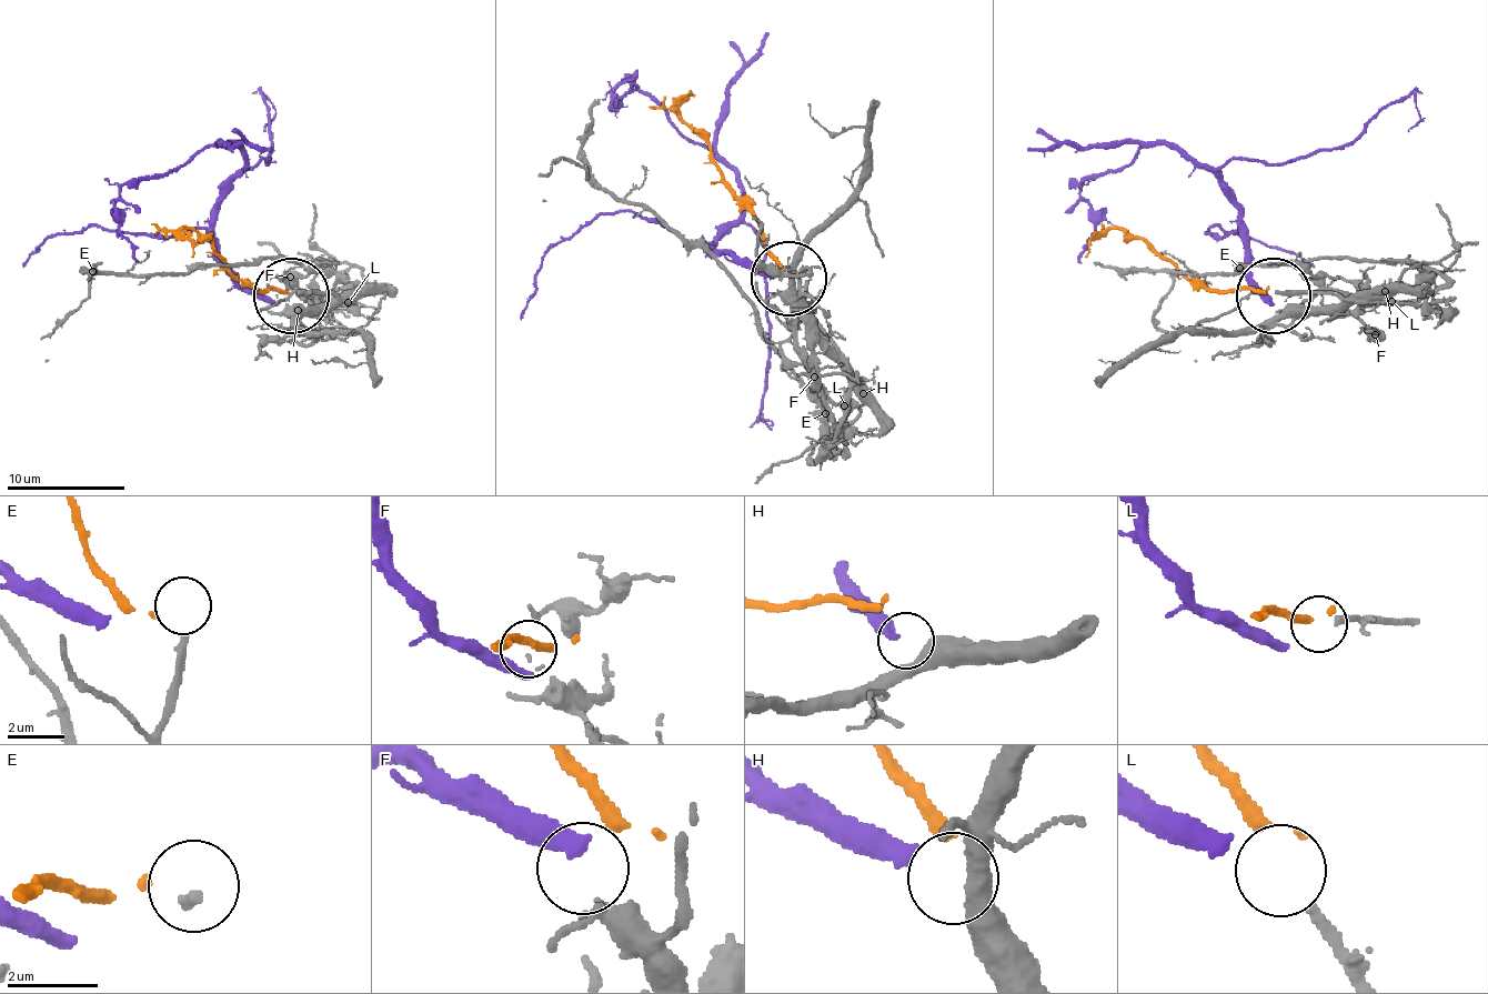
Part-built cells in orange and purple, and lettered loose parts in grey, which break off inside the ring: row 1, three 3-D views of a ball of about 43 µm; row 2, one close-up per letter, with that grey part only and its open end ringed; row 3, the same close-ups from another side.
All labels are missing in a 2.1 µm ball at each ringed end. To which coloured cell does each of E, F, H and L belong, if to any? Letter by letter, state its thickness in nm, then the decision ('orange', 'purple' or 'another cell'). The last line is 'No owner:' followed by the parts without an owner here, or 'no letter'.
E: calibre 260 nm; another cell
F: calibre 70 nm; another cell
H: calibre 440 nm; purple
L: calibre 260 nm; orange
No owner: E, F

